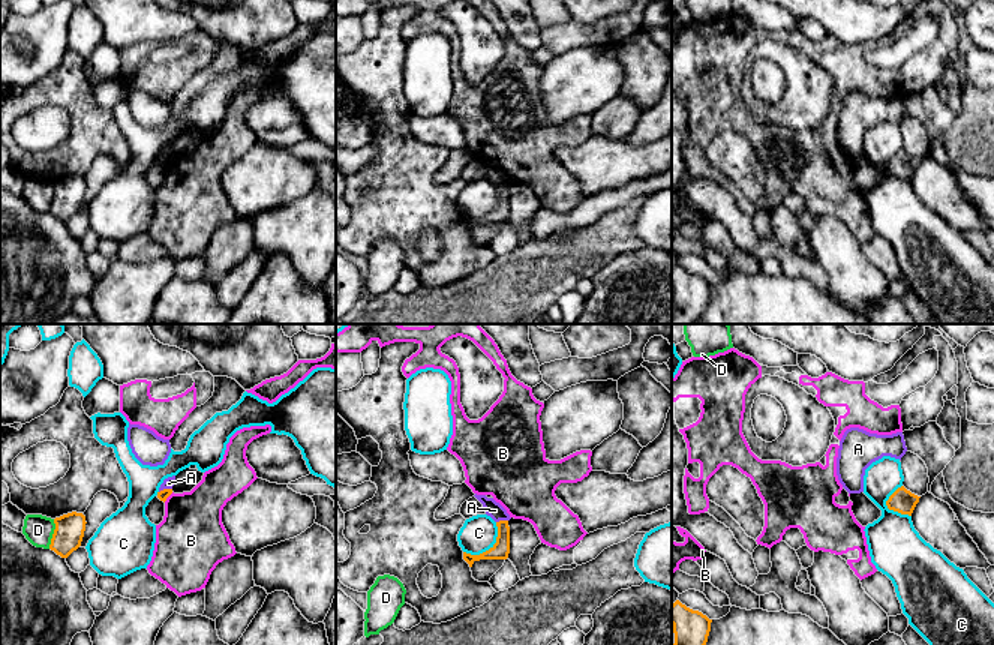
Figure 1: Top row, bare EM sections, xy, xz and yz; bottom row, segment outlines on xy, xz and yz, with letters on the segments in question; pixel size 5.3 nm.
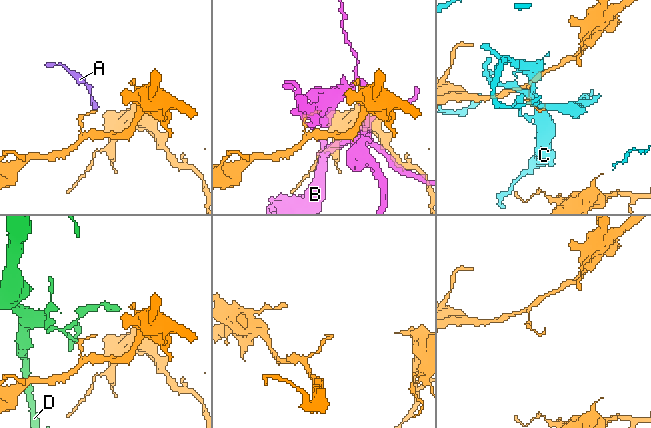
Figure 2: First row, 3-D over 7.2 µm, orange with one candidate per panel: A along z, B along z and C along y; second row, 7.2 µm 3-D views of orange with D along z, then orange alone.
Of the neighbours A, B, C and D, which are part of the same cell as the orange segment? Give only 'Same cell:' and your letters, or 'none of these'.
Same cell: none of these

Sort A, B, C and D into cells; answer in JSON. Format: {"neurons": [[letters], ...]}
{"neurons": [["A", "D"], ["B"], ["C"]]}

